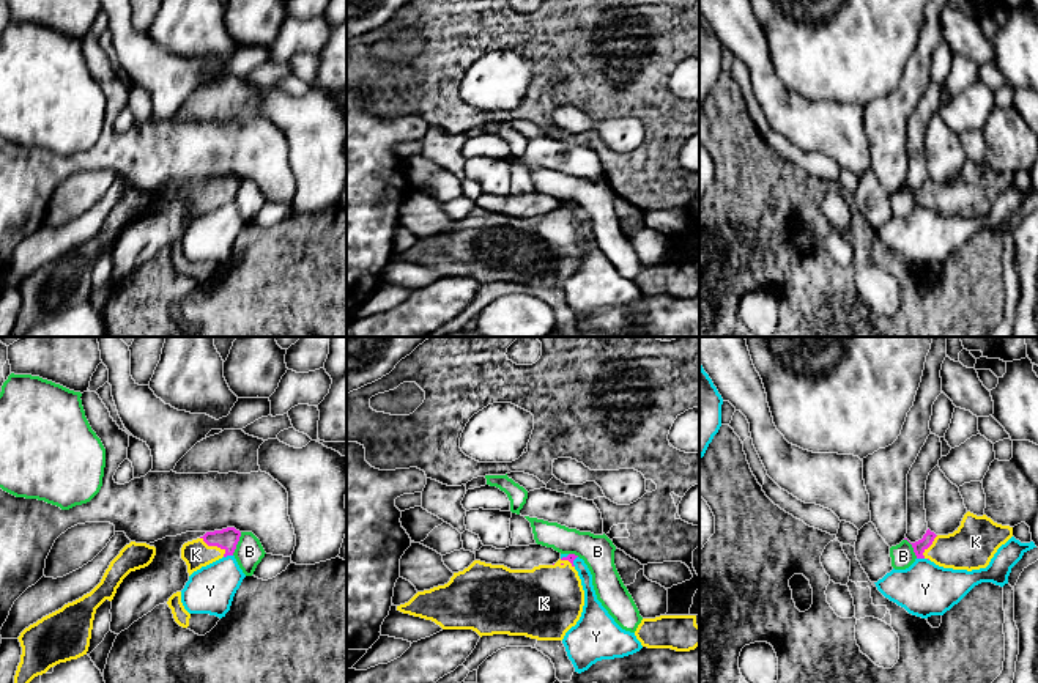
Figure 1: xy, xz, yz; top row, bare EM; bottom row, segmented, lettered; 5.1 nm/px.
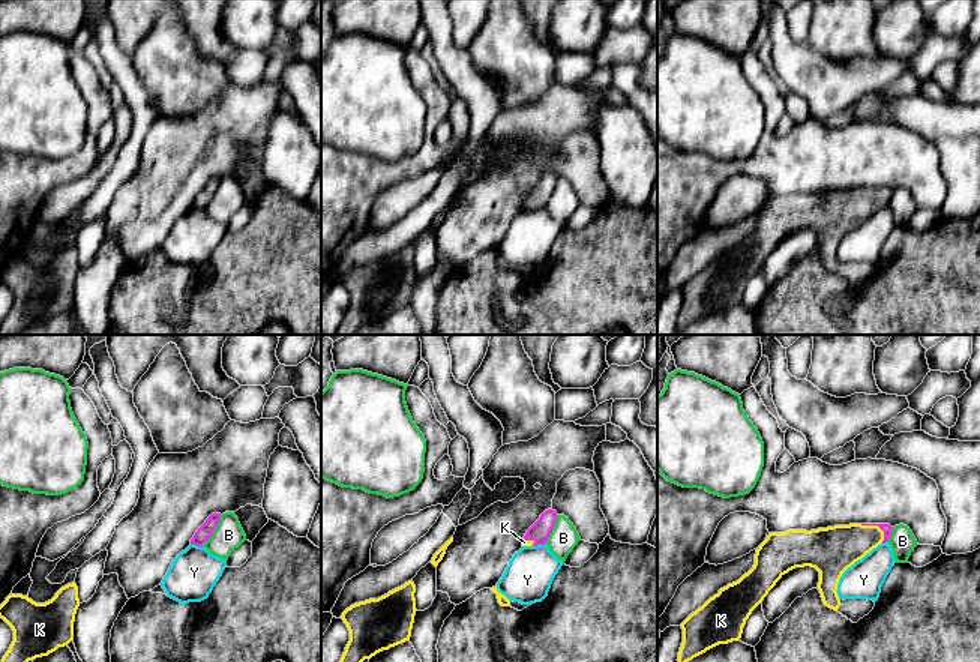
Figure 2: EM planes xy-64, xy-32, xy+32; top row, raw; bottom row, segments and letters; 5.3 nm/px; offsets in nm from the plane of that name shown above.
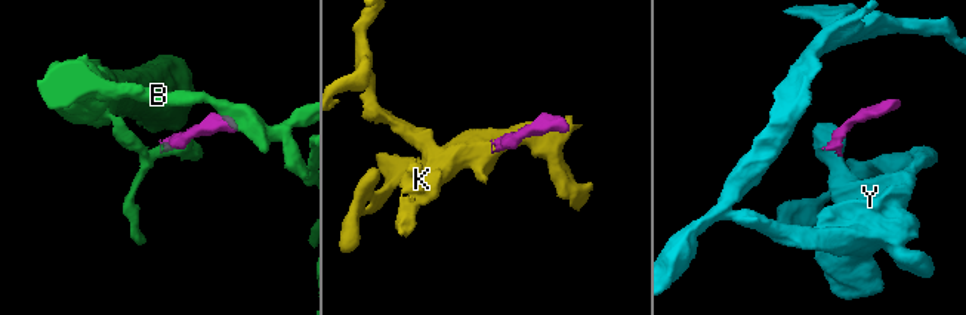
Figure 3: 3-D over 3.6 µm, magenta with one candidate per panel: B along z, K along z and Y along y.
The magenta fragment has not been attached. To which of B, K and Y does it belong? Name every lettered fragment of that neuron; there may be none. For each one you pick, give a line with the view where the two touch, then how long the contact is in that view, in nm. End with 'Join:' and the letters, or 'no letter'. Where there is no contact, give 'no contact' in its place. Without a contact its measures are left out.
K: contact in xy; length 160 nm
Join: K

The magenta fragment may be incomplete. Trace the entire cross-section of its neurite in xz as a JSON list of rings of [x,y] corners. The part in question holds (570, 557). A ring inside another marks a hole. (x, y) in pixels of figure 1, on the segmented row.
[[[569,554],[553,565],[539,565],[532,570],[510,570],[504,565],[474,560],[463,571],[454,573],[447,584],[417,592],[408,603],[397,606],[397,611],[432,620],[443,629],[473,629],[480,637],[509,634],[537,641],[562,641],[565,633],[580,620],[584,606],[584,590],[573,565],[576,557]]]

